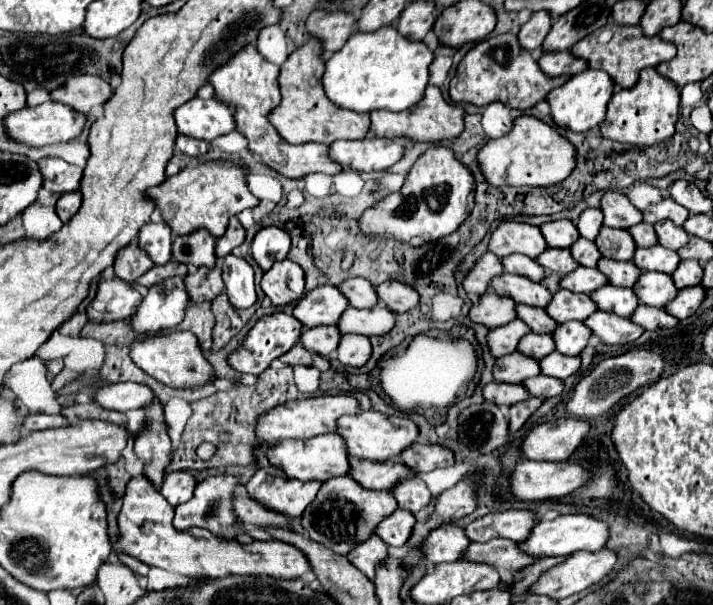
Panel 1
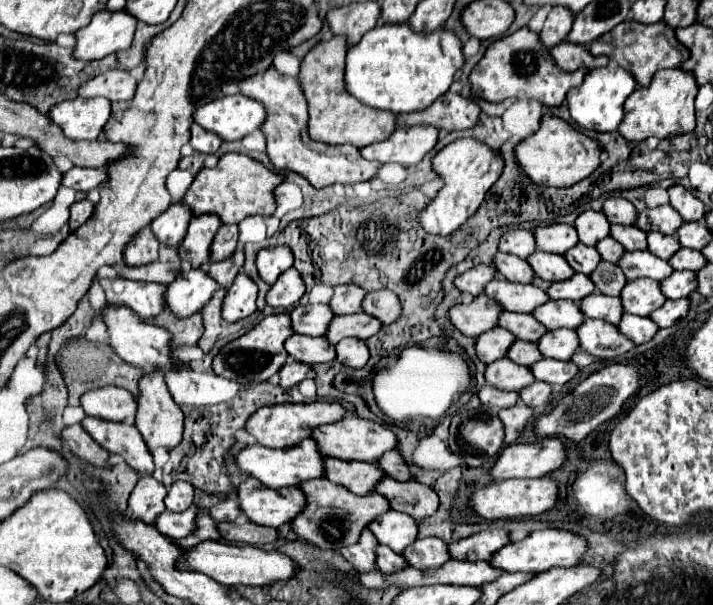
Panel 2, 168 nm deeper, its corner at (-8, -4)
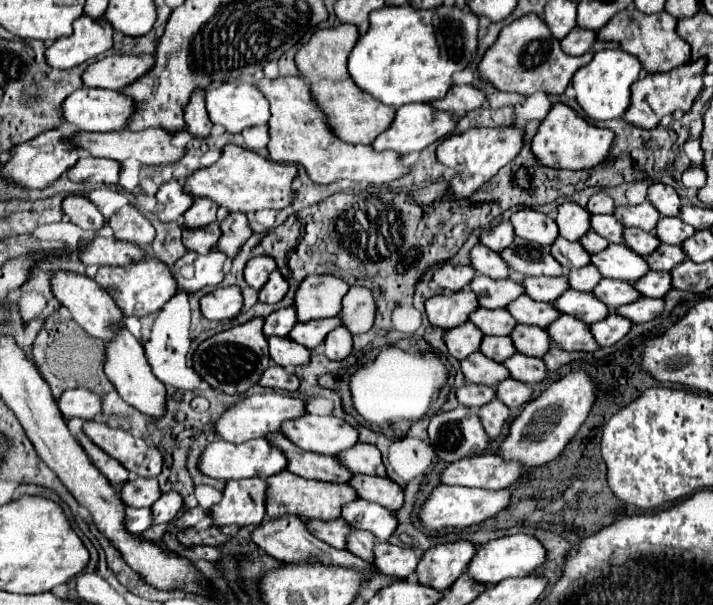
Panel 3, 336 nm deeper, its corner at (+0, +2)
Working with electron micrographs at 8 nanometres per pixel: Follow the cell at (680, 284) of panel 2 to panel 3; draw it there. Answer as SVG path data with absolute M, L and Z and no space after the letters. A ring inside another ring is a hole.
M650 270L634 286L646 298L664 298L672 290L672 276L670 276L670 272Z

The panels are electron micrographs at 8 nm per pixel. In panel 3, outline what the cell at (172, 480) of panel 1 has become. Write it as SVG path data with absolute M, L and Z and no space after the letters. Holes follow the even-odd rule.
M164 492L154 504L152 504L152 514L154 514L154 524L162 524L162 522L172 522L176 518L176 514L182 508L182 496L172 492Z

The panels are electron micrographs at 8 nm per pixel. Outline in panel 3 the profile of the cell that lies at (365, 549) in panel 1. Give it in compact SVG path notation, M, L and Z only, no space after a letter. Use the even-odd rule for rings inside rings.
M342 518L332 520L328 524L320 524L318 520L310 520L306 526L312 532L312 536L316 536L318 540L322 540L322 542L334 546L334 548L340 548L340 550L346 548L346 538L348 538L348 534L352 530Z

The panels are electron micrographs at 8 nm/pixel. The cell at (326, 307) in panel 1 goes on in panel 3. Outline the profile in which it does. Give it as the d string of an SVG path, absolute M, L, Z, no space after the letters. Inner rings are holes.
M294 306L276 310L270 316L266 316L264 334L266 336L286 336L296 326L296 322L298 322L298 318L296 318L296 308Z

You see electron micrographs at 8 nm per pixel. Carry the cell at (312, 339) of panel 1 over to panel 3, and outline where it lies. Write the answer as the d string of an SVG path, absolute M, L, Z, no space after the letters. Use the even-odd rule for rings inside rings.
M270 336L268 338L270 344L270 358L284 368L292 368L298 364L308 364L310 362L310 348L294 342L288 336Z

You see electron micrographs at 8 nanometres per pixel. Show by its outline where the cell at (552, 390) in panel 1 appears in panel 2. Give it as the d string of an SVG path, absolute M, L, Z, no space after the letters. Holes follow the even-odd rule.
M532 382L530 386L522 388L518 394L520 394L520 400L526 406L530 406L534 410L540 410L540 408L544 408L544 404L550 398L550 384L546 384L546 382Z

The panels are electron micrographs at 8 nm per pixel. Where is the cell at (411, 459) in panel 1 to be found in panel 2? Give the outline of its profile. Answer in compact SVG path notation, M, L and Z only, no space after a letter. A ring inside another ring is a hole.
M388 450L388 454L382 454L382 458L378 458L378 466L384 472L384 476L390 476L394 480L404 482L404 480L410 478L408 466L402 460L402 456L400 456L398 450Z

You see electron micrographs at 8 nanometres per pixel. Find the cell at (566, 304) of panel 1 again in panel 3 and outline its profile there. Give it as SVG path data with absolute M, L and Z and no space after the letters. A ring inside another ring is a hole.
M520 296L512 304L508 304L508 312L520 322L520 324L534 324L540 328L548 328L552 322L524 322L524 320L556 320L560 318L560 312L556 312L554 304L550 302L536 302L530 296Z

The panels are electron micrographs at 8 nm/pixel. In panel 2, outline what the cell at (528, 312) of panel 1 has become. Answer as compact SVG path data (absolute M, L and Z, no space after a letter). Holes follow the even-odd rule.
M502 312L498 318L498 326L506 328L520 340L538 342L540 334L546 334L548 330L532 316L532 314L514 314L514 312Z

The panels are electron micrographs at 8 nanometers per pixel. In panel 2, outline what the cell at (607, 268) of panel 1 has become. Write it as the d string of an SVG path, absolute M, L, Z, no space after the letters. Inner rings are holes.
M600 262L600 266L596 266L596 270L590 274L596 290L604 296L618 296L620 290L626 284L626 278L622 274L622 270L612 264L612 262Z

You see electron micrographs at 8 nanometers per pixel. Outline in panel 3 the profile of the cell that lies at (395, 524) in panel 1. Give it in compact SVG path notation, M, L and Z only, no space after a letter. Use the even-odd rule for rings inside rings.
M354 500L344 508L342 518L356 530L368 530L372 532L378 540L388 540L394 530L398 528L396 516L386 510L380 504L372 504L368 500Z

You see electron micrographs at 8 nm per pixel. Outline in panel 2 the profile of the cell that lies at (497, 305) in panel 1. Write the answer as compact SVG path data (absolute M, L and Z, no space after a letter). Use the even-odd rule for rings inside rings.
M486 294L476 296L470 304L456 304L448 310L450 322L456 330L460 330L464 336L478 338L482 332L498 326L498 314L502 308L496 300L488 298Z

